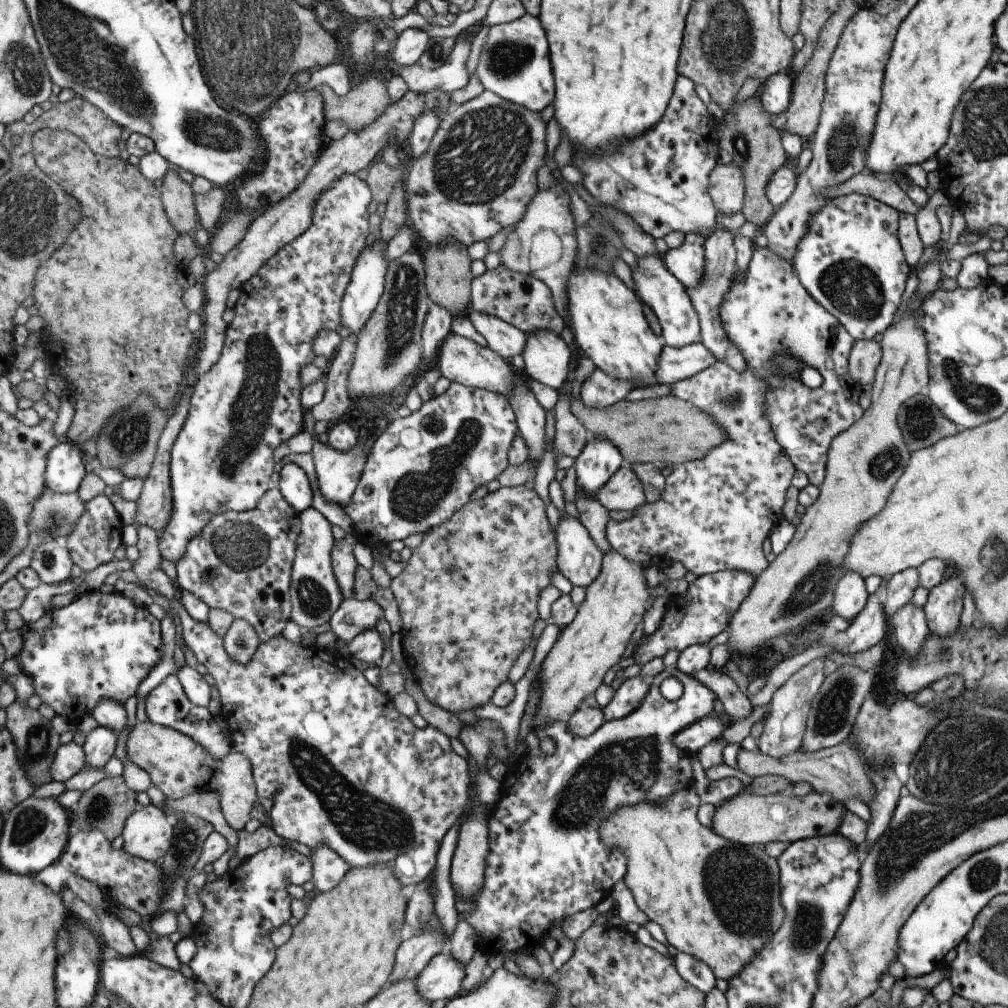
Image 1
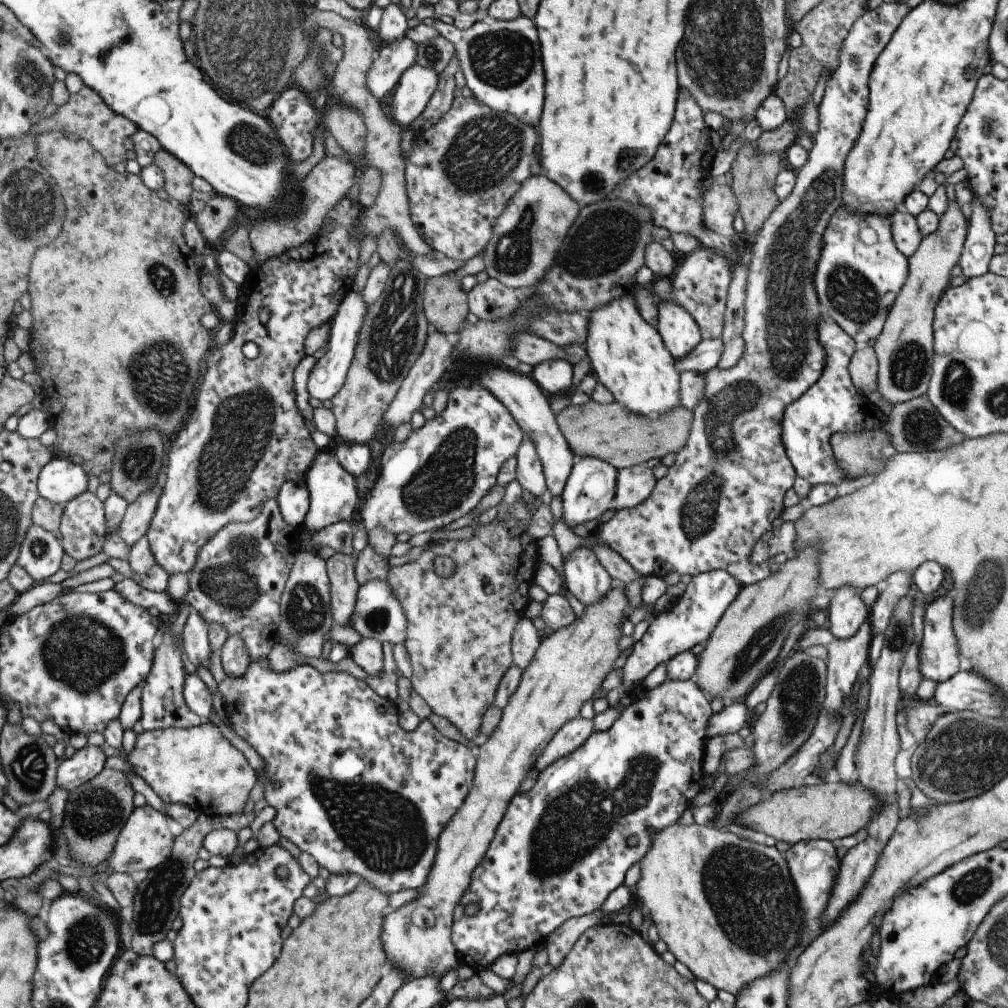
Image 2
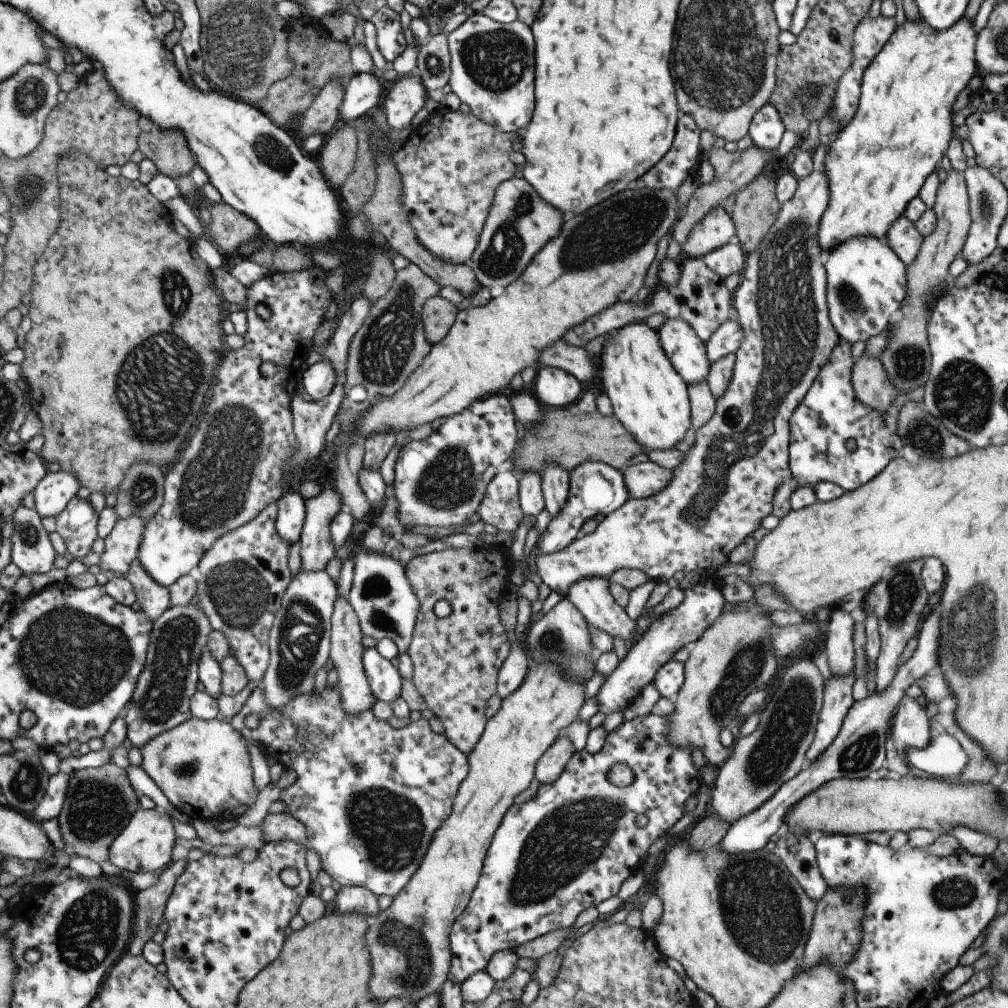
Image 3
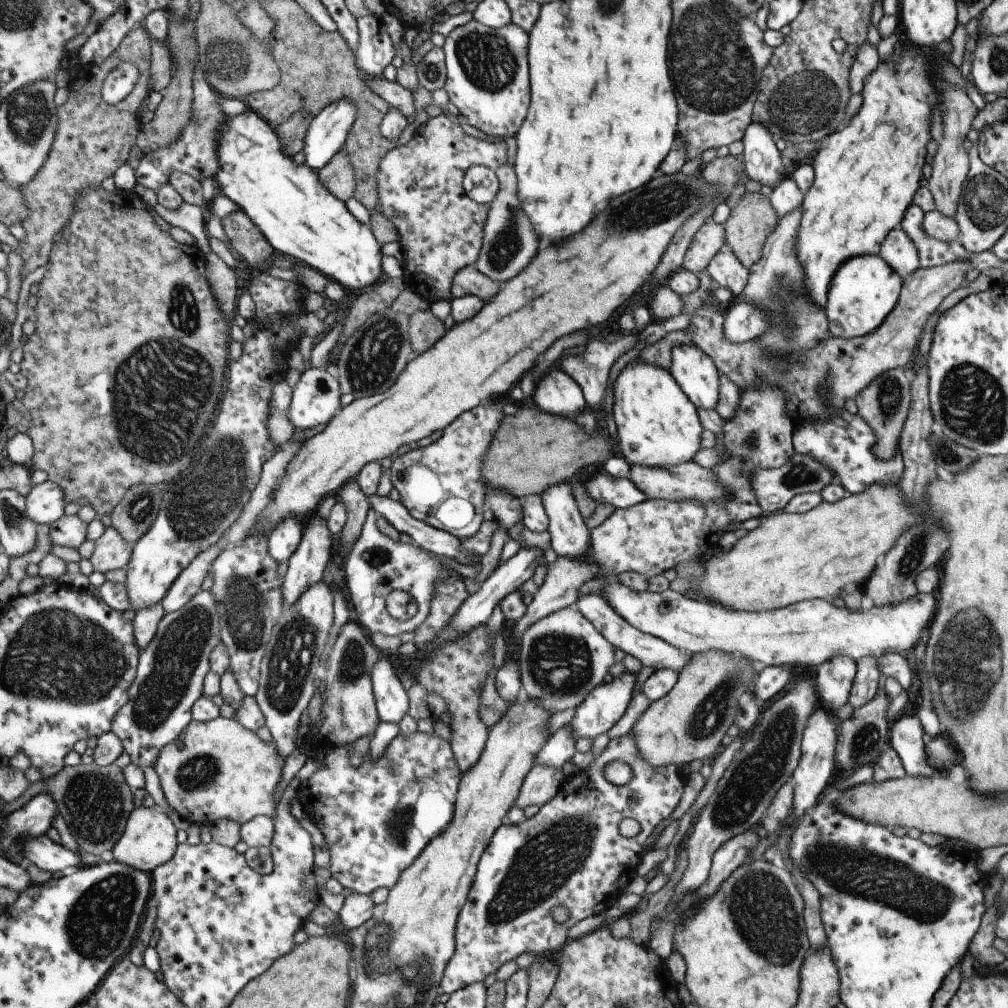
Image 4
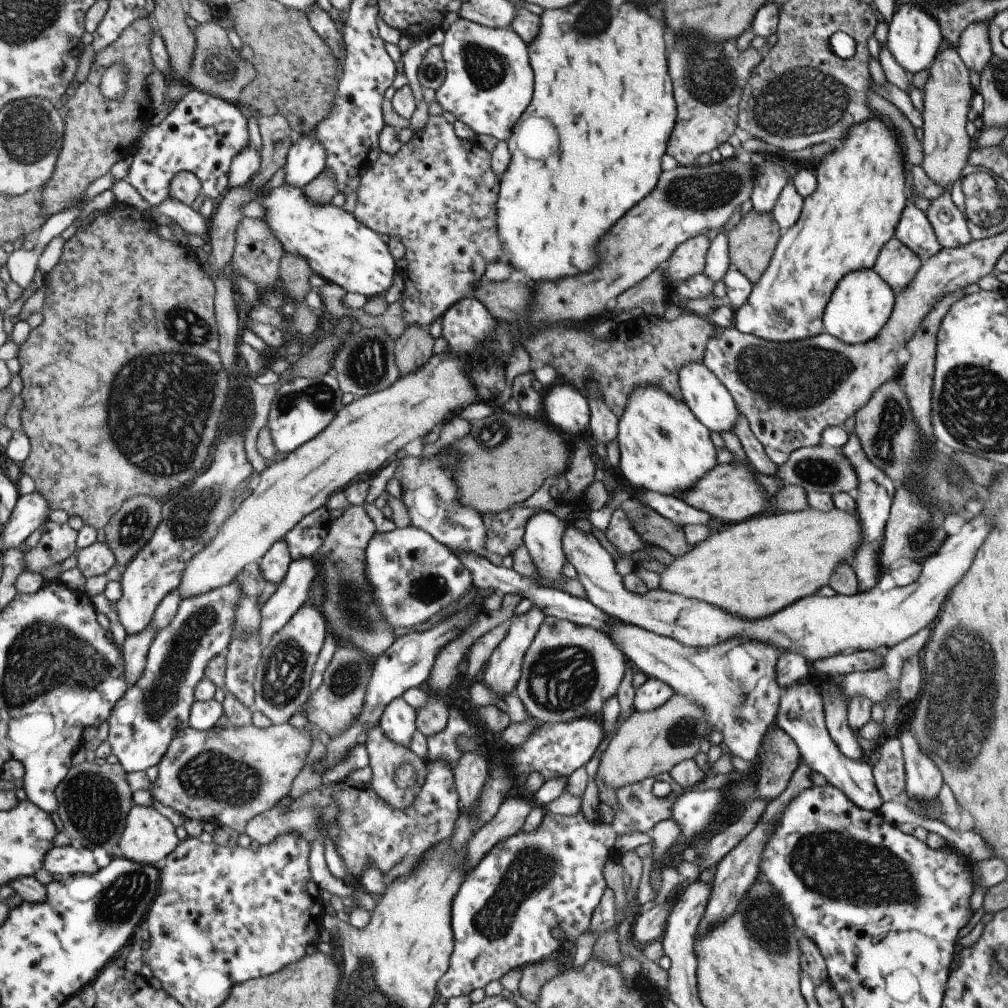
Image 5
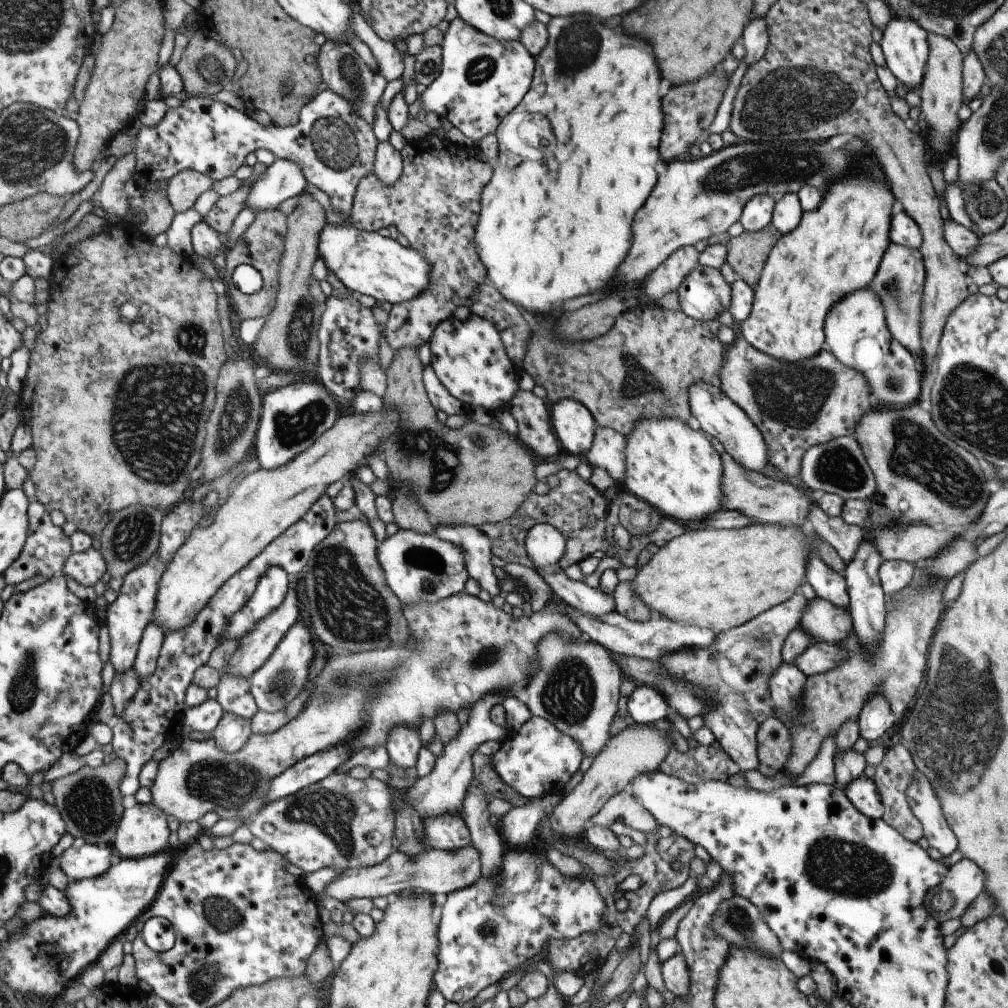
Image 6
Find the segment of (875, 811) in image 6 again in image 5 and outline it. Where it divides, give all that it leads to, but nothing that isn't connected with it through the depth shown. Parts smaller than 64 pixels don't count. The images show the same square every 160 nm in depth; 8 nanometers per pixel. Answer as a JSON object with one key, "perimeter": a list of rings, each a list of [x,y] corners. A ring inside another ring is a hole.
{"perimeter":[[[805,680],[783,689],[774,722],[775,726],[793,739],[800,758],[811,770],[821,774],[829,785],[839,789],[857,808],[879,811],[882,800],[872,779],[870,761],[846,757],[830,739],[816,680]]]}

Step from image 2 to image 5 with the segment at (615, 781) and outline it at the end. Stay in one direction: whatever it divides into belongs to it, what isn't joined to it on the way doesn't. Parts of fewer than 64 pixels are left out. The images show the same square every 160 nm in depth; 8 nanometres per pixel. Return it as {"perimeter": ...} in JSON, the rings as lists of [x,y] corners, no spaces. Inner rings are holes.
{"perimeter":[[[661,773],[655,775],[654,777],[647,777],[641,780],[641,782],[636,782],[630,785],[620,786],[618,789],[615,789],[615,802],[616,809],[611,818],[611,822],[605,822],[600,819],[600,823],[592,823],[589,820],[585,819],[585,816],[581,811],[578,811],[572,815],[556,815],[550,813],[549,811],[544,811],[541,823],[529,832],[522,831],[519,833],[512,834],[507,838],[497,841],[481,858],[477,863],[477,866],[473,870],[467,872],[464,880],[465,882],[461,883],[459,890],[455,893],[455,896],[452,900],[451,910],[450,910],[450,927],[453,935],[454,947],[452,948],[452,953],[449,957],[447,970],[441,975],[441,978],[436,982],[436,992],[437,995],[443,996],[443,998],[448,999],[449,997],[456,997],[459,995],[468,995],[472,990],[482,989],[487,982],[491,980],[499,980],[503,975],[509,973],[510,970],[522,968],[525,965],[530,965],[531,963],[539,962],[543,958],[547,958],[549,954],[561,950],[568,942],[571,942],[573,938],[576,938],[586,932],[589,929],[590,920],[594,912],[595,906],[599,904],[599,898],[605,890],[606,882],[604,876],[602,875],[603,867],[606,865],[608,860],[613,859],[614,857],[619,857],[619,852],[617,852],[613,847],[613,842],[615,838],[619,838],[621,834],[631,834],[631,832],[645,832],[649,834],[649,831],[656,822],[668,819],[671,815],[671,806],[676,801],[676,798],[679,795],[682,795],[685,792],[683,787],[680,787],[677,784],[673,784],[671,780],[671,775],[669,773]],[[657,781],[668,782],[671,786],[671,792],[665,798],[657,798],[651,793],[651,786]],[[631,796],[635,796],[637,800],[635,802],[631,801]],[[559,926],[564,932],[564,937],[560,941],[554,940],[550,936],[550,930]]]}

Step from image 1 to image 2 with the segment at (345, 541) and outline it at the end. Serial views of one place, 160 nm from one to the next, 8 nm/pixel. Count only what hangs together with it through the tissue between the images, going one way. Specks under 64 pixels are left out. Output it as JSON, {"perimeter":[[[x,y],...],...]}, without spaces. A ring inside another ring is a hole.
{"perimeter":[[[334,553],[326,560],[326,573],[330,584],[333,623],[349,626],[348,616],[354,609],[360,587],[354,575],[354,559],[349,555]]]}

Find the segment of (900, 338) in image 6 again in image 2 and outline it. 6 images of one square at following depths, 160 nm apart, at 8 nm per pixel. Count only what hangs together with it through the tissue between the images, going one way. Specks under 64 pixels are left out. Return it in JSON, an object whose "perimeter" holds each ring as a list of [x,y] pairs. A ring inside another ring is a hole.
{"perimeter":[[[892,212],[890,229],[895,248],[906,258],[910,257],[919,246],[922,234],[916,225],[915,217],[908,212]]]}

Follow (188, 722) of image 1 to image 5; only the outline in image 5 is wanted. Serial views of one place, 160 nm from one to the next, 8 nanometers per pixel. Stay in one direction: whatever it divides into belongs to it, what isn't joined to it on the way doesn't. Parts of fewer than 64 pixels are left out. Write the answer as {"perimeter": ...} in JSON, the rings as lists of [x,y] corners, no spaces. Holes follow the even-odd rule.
{"perimeter":[[[231,582],[195,597],[181,600],[171,622],[158,630],[153,637],[138,679],[127,687],[107,719],[109,728],[106,741],[112,754],[117,757],[118,763],[127,774],[144,771],[149,766],[157,764],[175,734],[188,727],[188,712],[195,701],[193,696],[195,685],[203,678],[206,664],[217,653],[227,650],[234,619],[234,606],[238,599],[238,588],[239,585]]]}

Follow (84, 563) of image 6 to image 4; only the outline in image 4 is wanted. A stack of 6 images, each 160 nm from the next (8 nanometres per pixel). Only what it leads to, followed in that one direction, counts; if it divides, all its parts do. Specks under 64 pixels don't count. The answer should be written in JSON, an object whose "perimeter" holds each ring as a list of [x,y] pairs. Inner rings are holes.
{"perimeter":[[[111,525],[105,527],[103,534],[94,540],[94,548],[88,560],[93,571],[107,572],[115,568],[126,568],[132,545],[125,542],[122,536]]]}

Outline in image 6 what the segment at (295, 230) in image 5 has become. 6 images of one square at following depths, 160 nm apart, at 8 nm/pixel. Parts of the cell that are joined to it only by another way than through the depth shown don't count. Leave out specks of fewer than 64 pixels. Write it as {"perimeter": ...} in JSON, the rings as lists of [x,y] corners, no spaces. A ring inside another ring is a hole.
{"perimeter":[[[324,224],[317,242],[317,254],[345,289],[374,298],[377,304],[388,302],[392,306],[417,298],[429,284],[431,264],[412,248],[403,247],[391,238],[382,238],[377,232],[351,226]]]}

